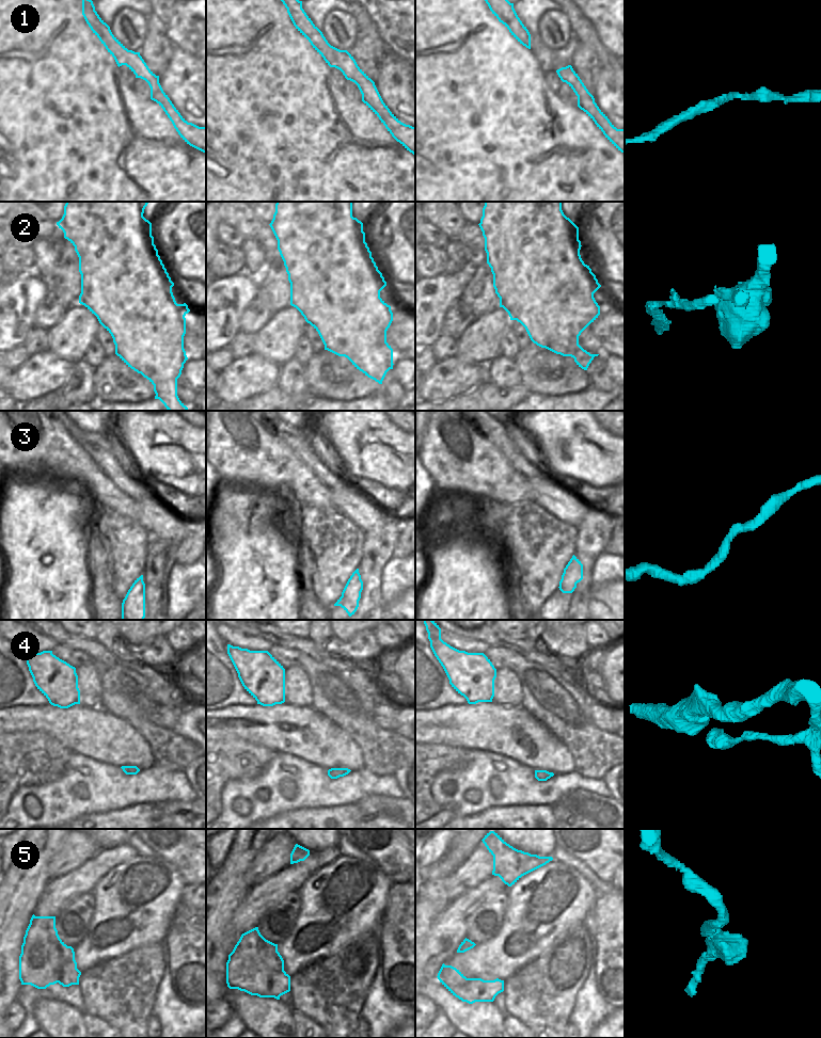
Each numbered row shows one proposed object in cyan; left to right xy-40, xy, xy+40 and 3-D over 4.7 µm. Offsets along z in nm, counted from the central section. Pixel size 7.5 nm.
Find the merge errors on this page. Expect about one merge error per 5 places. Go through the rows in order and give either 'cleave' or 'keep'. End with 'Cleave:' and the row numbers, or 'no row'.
1: keep
2: cleave
3: keep
4: keep
5: keep
Cleave: 2

